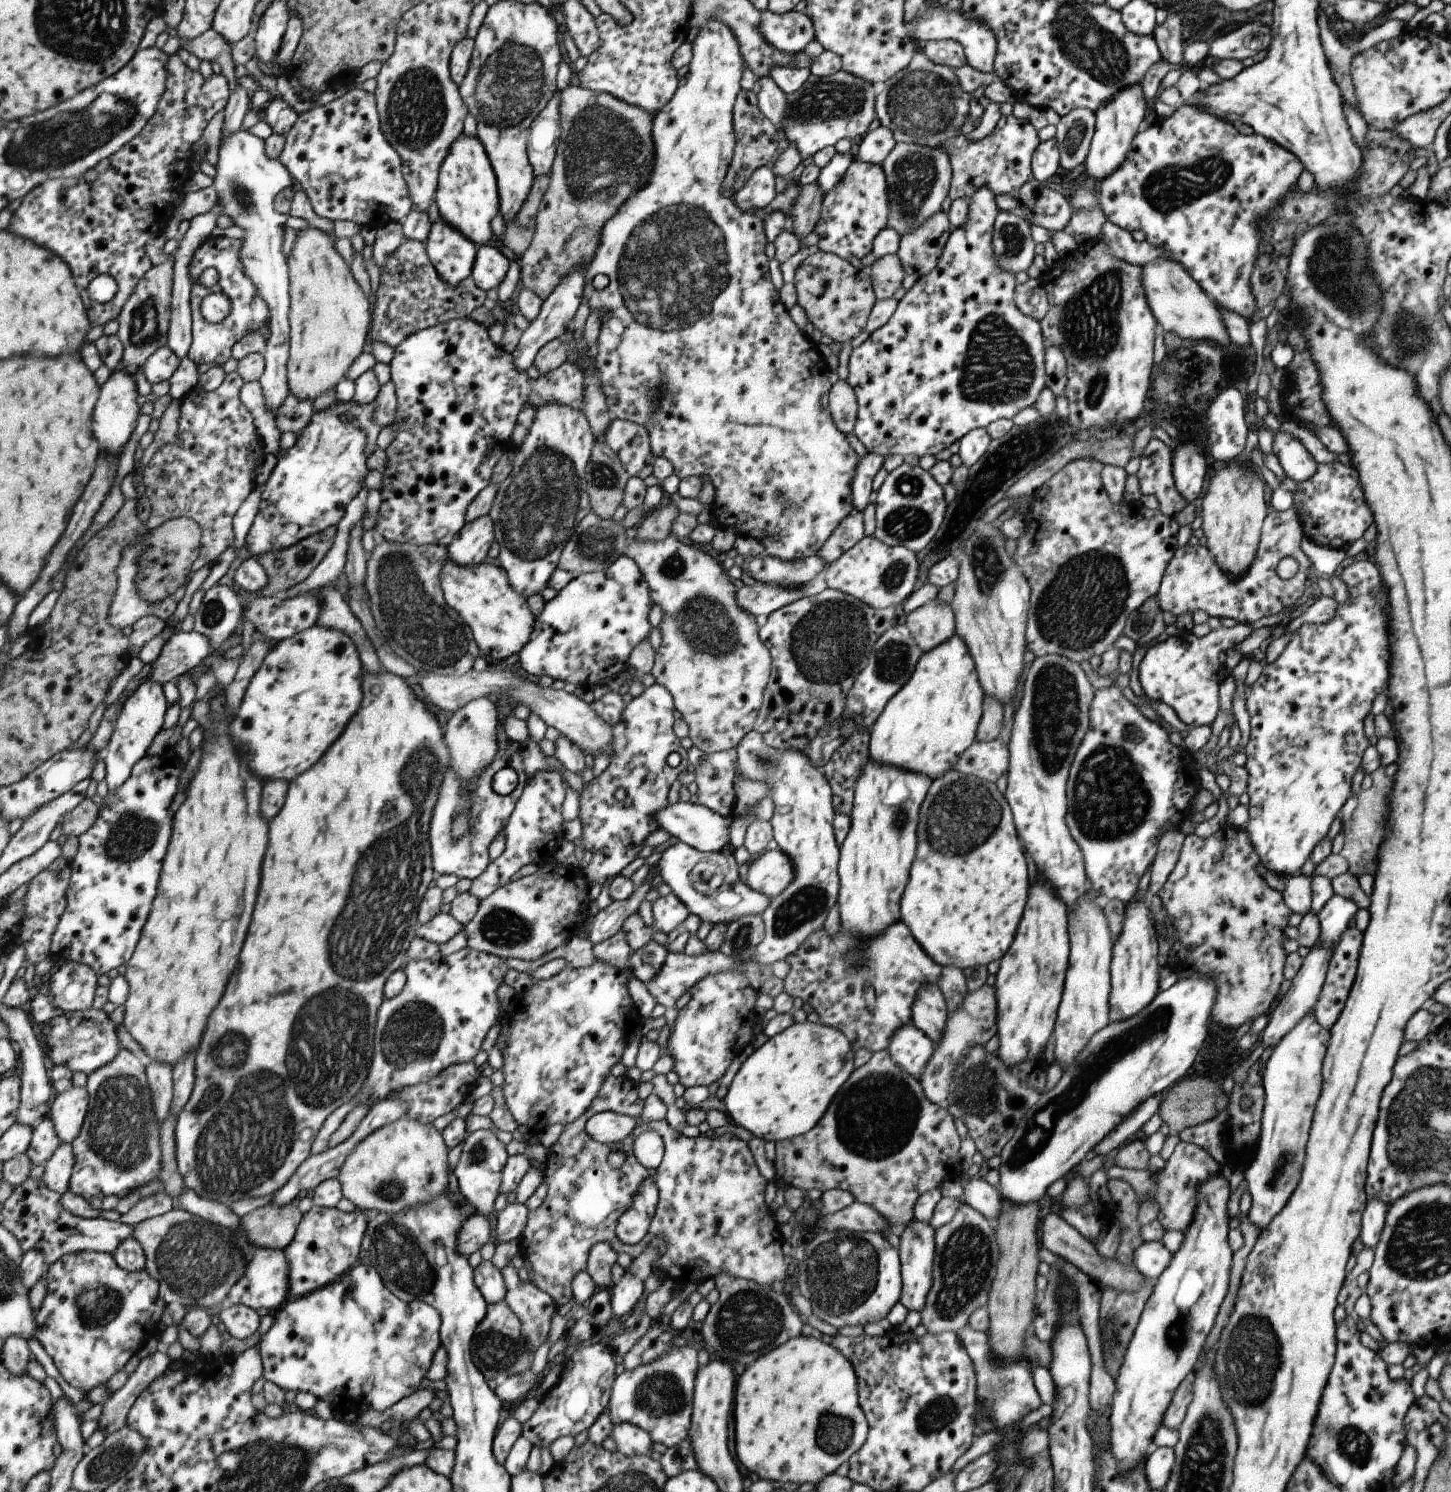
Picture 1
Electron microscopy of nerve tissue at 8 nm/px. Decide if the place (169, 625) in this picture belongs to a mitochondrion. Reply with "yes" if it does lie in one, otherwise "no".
no

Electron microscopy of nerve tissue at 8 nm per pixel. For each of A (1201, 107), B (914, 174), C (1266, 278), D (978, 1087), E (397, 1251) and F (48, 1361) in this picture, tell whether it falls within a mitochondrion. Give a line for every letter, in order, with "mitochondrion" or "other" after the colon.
A: other
B: mitochondrion
C: other
D: mitochondrion
E: mitochondrion
F: other

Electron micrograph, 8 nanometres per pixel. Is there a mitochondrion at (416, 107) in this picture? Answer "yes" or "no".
yes

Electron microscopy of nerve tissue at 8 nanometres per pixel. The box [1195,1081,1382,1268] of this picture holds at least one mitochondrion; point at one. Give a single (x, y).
(1273, 1183)

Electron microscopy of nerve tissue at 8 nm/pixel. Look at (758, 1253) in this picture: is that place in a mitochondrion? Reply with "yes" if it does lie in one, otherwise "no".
no

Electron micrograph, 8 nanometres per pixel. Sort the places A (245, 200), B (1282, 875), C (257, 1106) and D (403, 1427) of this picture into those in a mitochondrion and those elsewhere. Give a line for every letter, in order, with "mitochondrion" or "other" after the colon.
A: mitochondrion
B: other
C: mitochondrion
D: other

